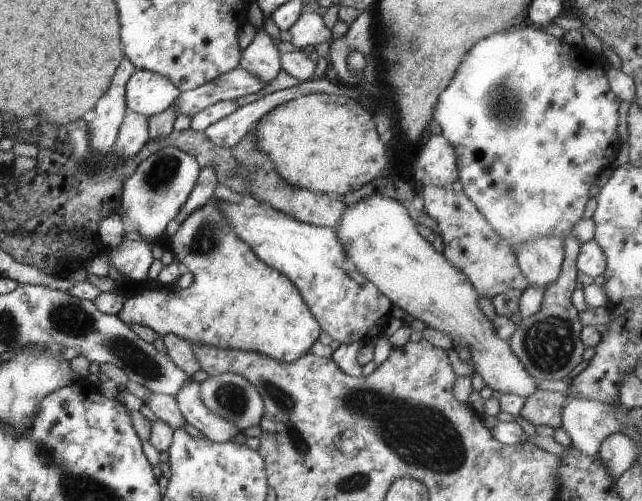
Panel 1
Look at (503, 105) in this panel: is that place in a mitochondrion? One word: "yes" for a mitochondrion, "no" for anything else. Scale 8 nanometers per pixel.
yes

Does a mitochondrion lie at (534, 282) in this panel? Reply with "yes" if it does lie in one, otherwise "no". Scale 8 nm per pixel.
no

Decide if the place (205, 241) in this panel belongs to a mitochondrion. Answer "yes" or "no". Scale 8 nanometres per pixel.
yes

